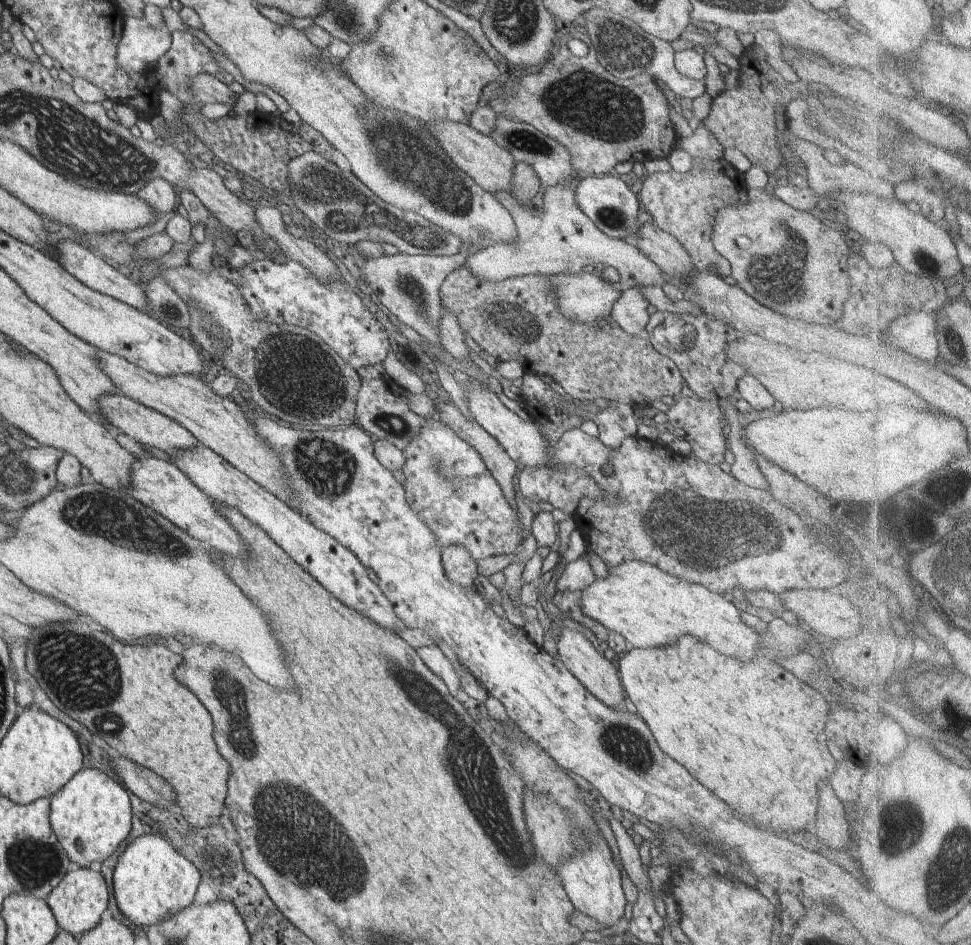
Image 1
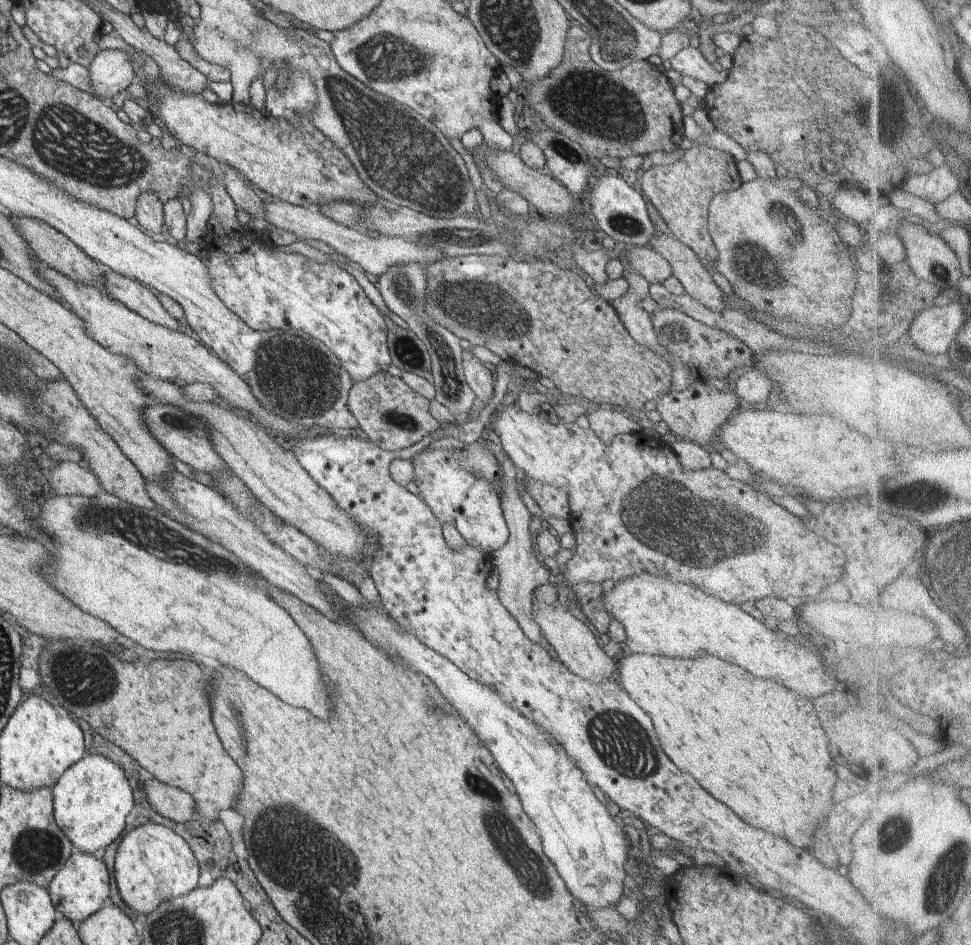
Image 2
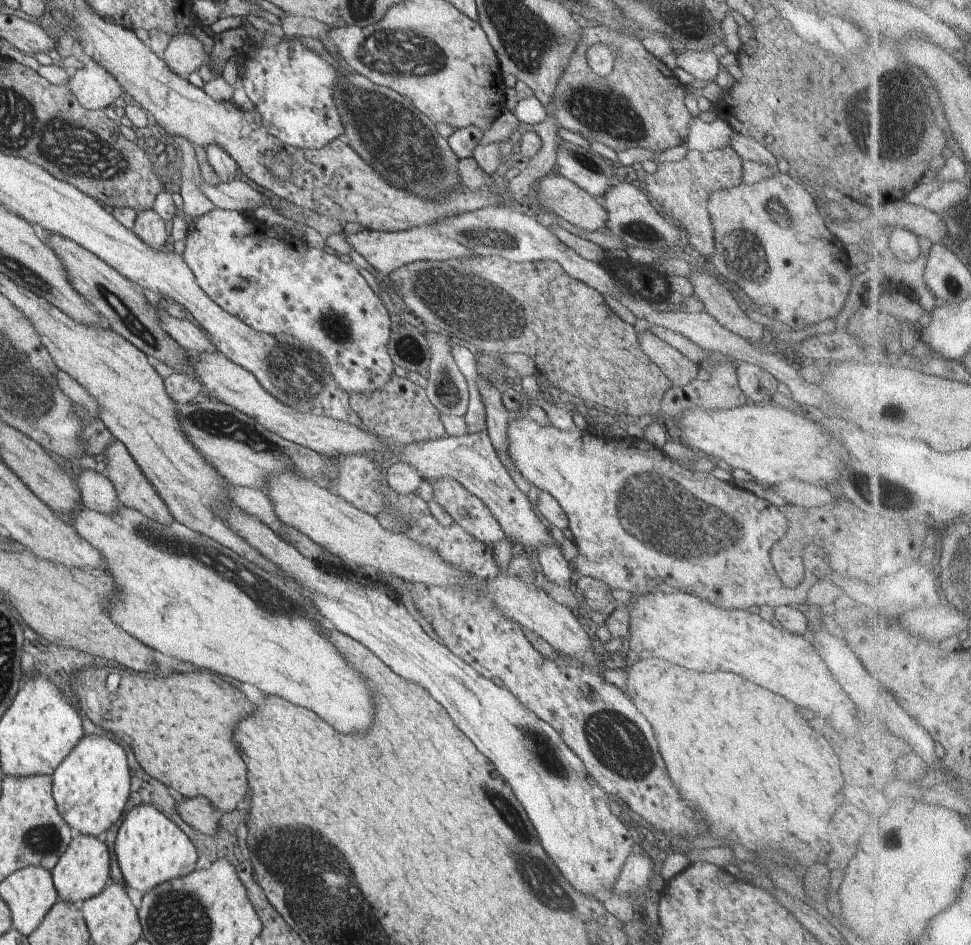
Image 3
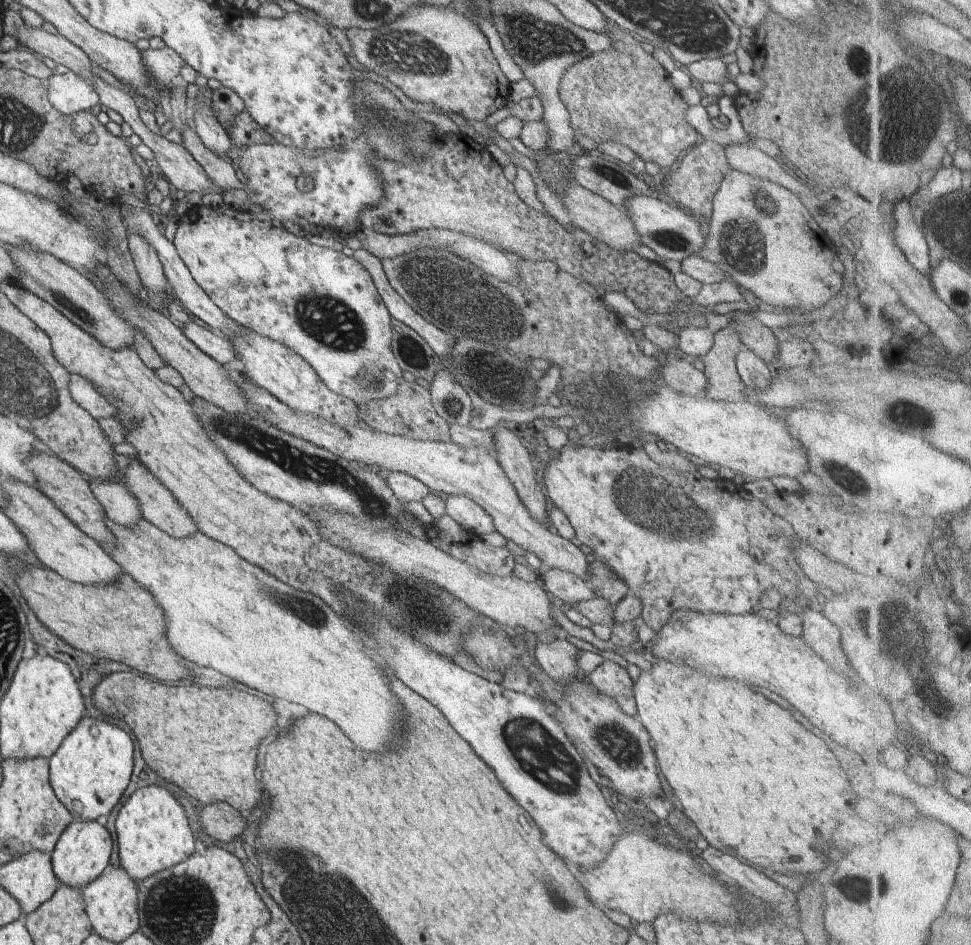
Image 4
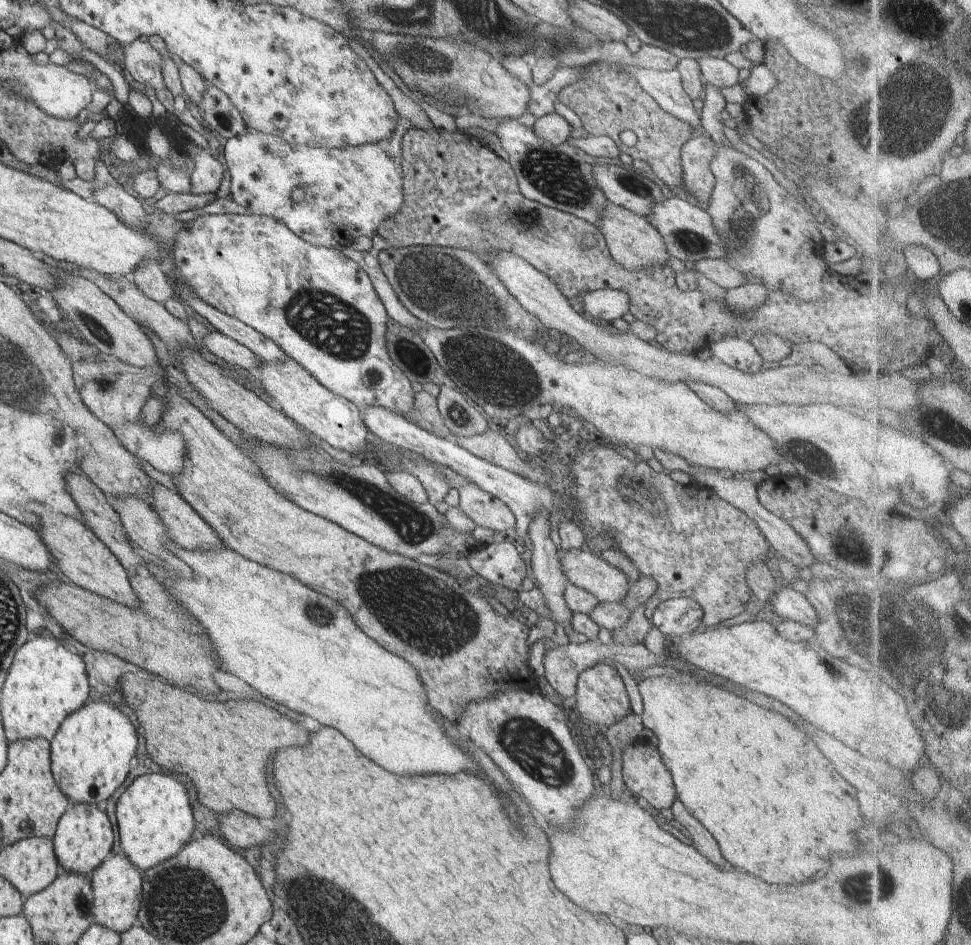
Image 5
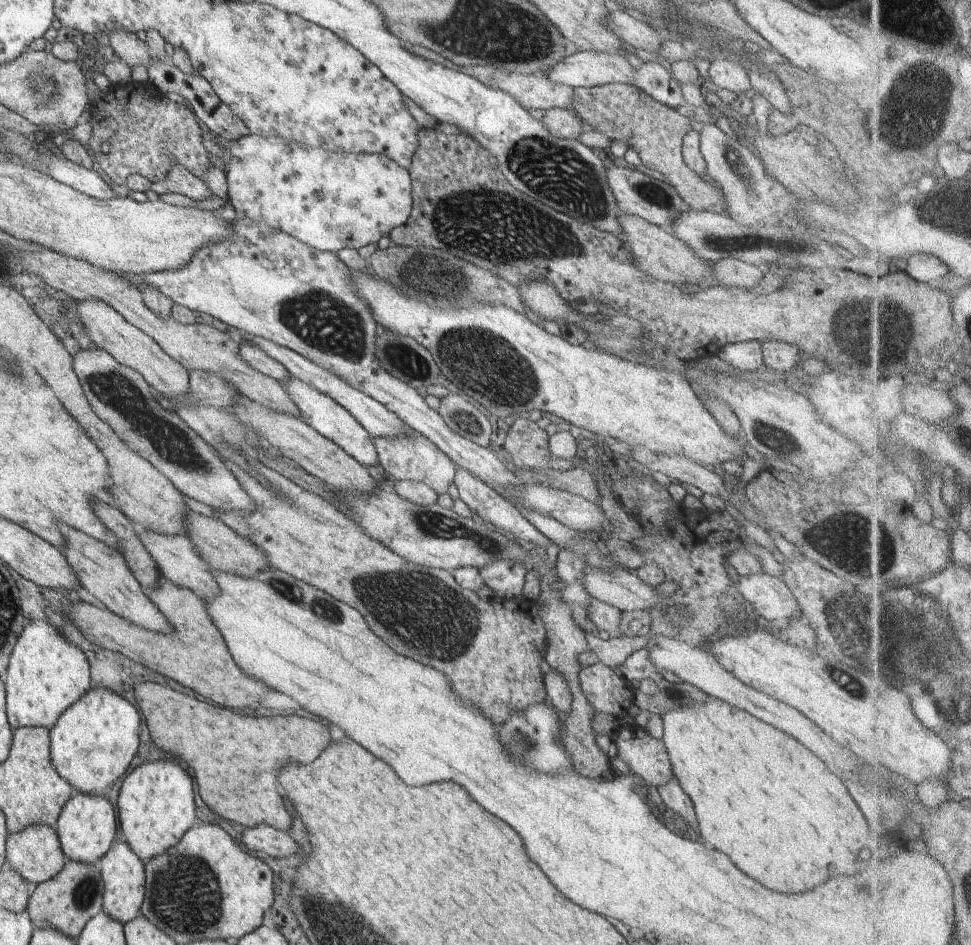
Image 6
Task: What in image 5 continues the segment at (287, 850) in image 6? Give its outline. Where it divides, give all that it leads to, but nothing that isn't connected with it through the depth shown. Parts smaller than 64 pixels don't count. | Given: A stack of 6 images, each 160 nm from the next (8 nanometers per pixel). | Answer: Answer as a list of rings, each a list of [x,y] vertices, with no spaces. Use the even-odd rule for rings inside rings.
[[[232,810],[230,814],[217,815],[217,817],[222,836],[234,848],[244,849],[256,845],[267,847],[275,835],[273,831],[258,824],[256,818],[240,810]]]

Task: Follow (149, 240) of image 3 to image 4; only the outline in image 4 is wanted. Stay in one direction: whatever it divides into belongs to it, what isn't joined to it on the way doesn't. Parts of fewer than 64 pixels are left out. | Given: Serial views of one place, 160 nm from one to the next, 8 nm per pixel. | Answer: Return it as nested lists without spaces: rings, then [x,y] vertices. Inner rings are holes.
[[[128,232],[129,250],[132,255],[136,270],[146,288],[154,293],[169,291],[169,282],[165,277],[162,263],[158,253],[141,234]]]

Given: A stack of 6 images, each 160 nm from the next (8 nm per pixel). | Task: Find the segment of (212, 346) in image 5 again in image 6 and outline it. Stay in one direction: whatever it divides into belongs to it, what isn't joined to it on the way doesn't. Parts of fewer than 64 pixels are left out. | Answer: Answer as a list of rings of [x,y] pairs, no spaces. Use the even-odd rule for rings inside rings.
[[[245,341],[238,344],[238,346],[236,354],[238,354],[251,369],[272,377],[279,383],[290,379],[290,374],[286,368],[284,368],[284,365],[270,355],[267,355],[262,349]]]

